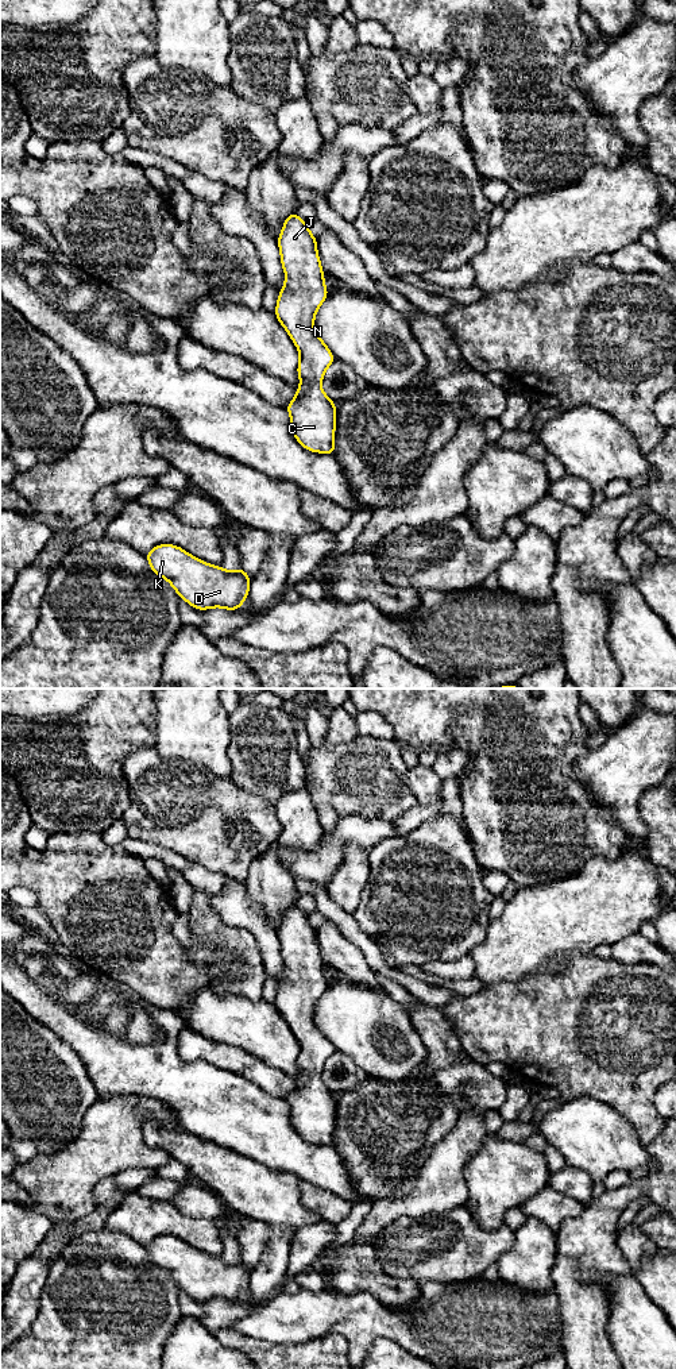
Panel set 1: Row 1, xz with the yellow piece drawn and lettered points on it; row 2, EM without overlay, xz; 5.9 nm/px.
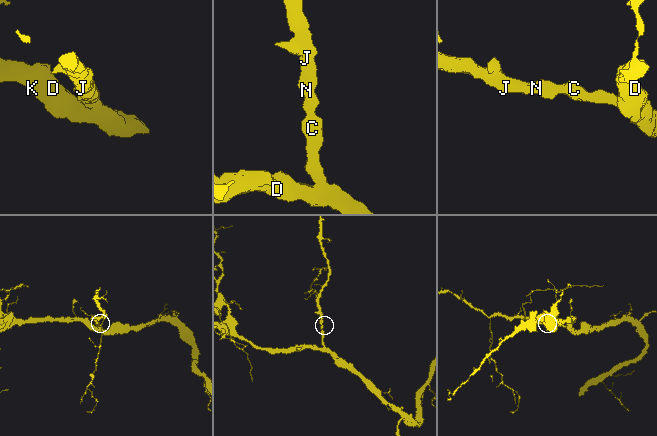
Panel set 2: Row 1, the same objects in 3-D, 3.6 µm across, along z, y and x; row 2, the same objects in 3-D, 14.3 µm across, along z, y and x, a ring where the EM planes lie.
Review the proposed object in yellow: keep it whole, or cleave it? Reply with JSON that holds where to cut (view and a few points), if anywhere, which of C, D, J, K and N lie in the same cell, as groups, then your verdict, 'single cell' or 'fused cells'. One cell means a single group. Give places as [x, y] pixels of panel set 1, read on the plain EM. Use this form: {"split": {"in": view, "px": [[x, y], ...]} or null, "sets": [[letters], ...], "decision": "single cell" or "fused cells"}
{"split": null, "sets": [["C", "D", "J", "K", "N"]], "decision": "single cell"}

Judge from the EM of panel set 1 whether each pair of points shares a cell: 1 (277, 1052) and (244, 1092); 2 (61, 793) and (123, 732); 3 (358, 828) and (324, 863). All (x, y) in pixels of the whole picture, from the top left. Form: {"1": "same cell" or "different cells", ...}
{"1": "different cells", "2": "same cell", "3": "same cell"}

